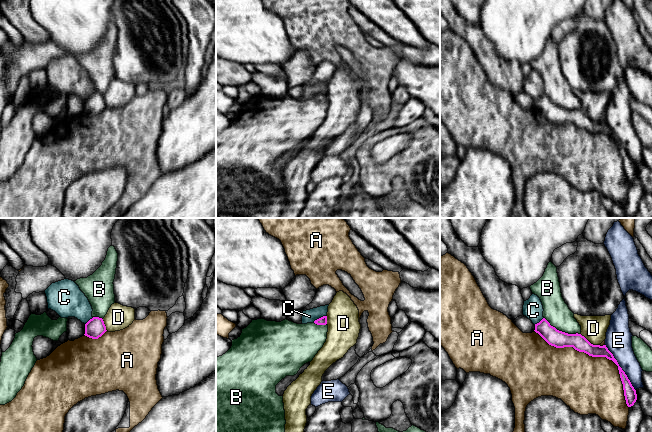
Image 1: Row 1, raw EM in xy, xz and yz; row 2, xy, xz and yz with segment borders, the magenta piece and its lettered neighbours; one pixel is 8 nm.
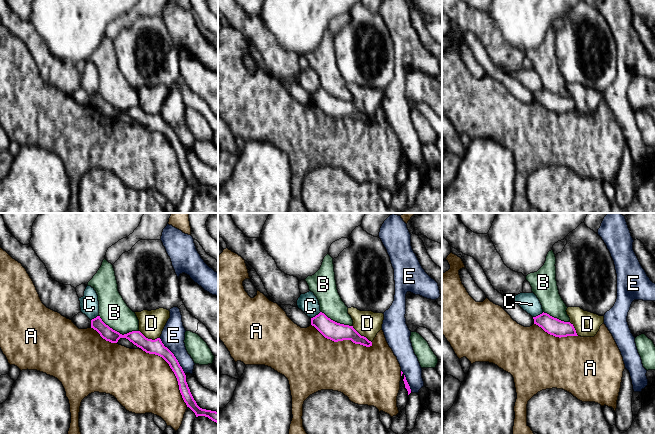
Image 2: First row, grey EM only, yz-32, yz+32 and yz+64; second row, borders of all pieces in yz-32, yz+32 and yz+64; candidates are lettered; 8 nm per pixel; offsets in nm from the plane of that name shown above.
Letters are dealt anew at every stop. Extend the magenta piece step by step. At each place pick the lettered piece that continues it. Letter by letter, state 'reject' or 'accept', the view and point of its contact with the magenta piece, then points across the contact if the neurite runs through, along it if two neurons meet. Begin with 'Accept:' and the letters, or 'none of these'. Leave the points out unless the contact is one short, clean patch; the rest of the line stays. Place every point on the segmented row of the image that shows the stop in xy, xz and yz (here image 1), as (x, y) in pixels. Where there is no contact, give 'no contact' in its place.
Accept: none of these
A: reject; meets magenta in yz at (596, 356)
B: reject; meets magenta in yz at (561, 331)
C: reject; meets magenta in xz at (319, 318); border along xz (326, 315), (317, 318), (313, 322)
D: reject; meets magenta in yz at (589, 342)
E: reject; meets magenta in yz at (620, 367); border along yz (605, 344), (635, 390)

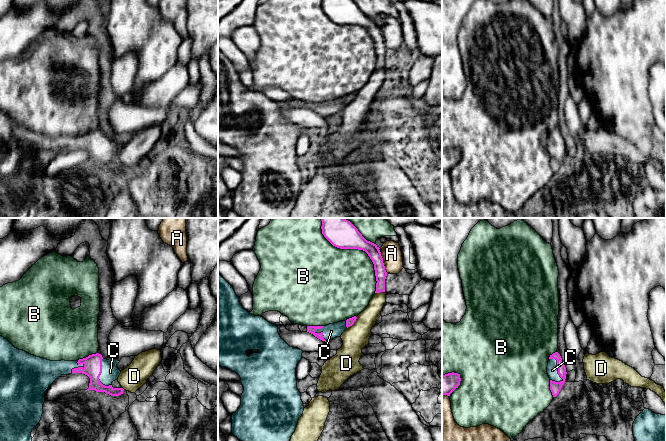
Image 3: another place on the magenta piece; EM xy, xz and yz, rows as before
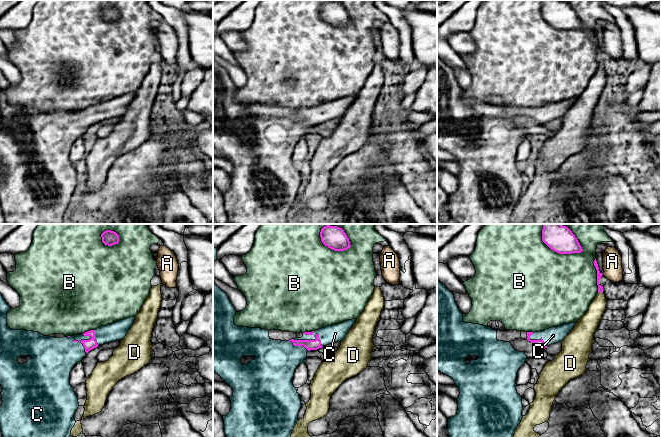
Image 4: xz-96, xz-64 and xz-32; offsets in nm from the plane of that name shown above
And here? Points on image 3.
Accept: C
A: reject; meets magenta in xz at (382, 262)
B: reject; meets magenta in xz at (356, 248)
C: accept; meets magenta in yz at (557, 366)
D: reject; meets magenta in xz at (353, 323)

